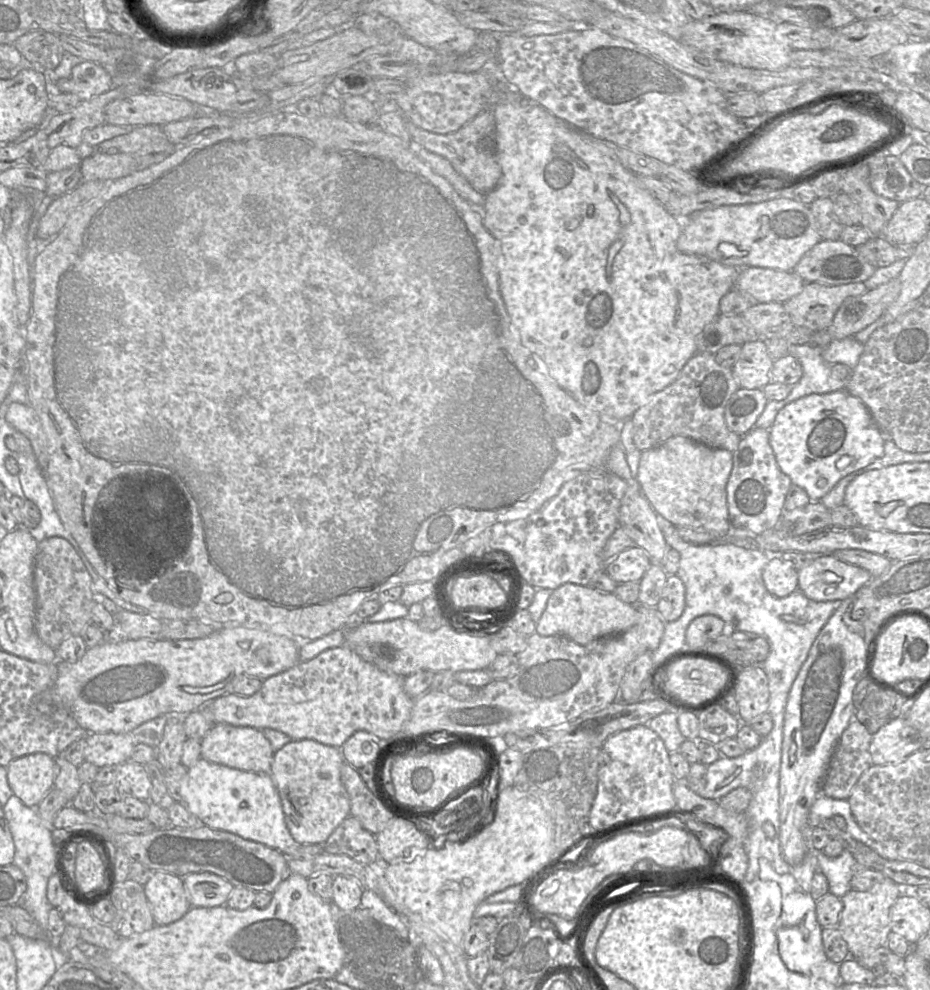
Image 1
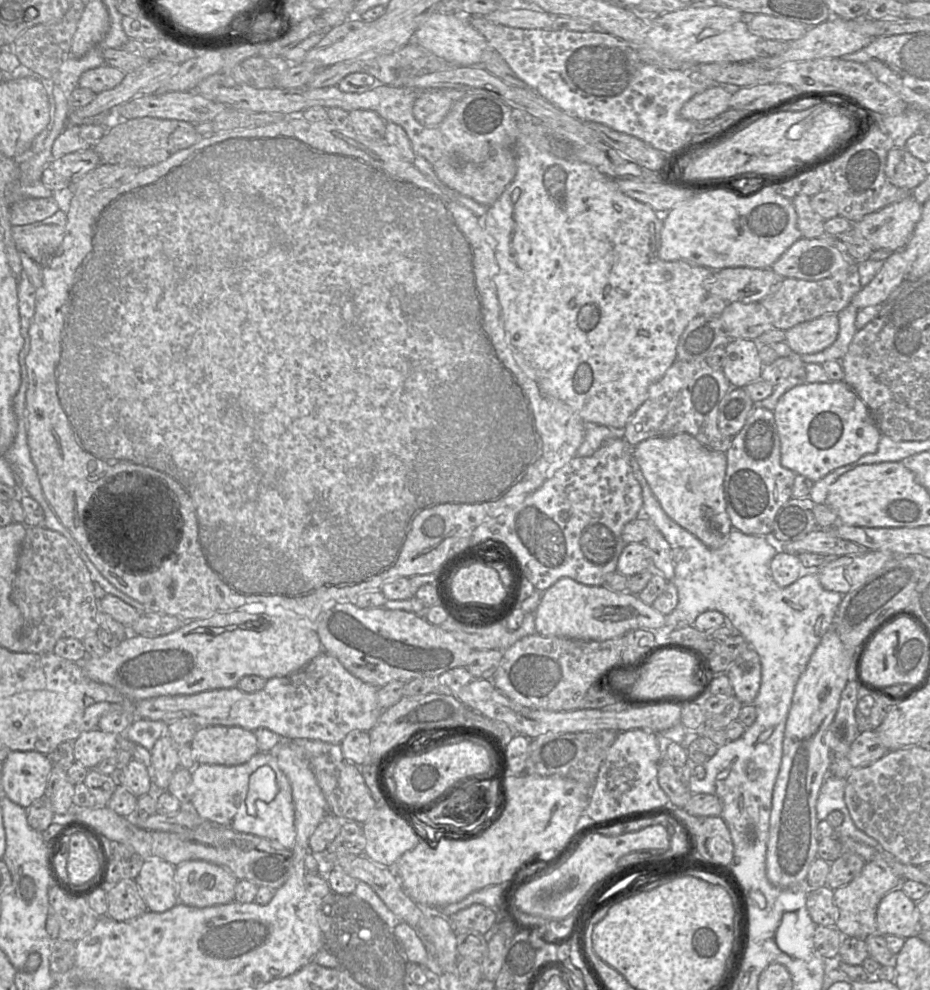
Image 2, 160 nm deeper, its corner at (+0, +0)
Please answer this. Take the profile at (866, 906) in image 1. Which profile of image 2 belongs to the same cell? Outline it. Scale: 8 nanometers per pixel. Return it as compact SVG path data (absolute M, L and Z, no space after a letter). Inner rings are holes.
M866 862L857 877L833 892L834 904L836 906L834 927L845 936L859 939L865 939L868 935L877 933L876 912L879 902L887 893L897 887L900 879L890 869L884 869L874 862Z

